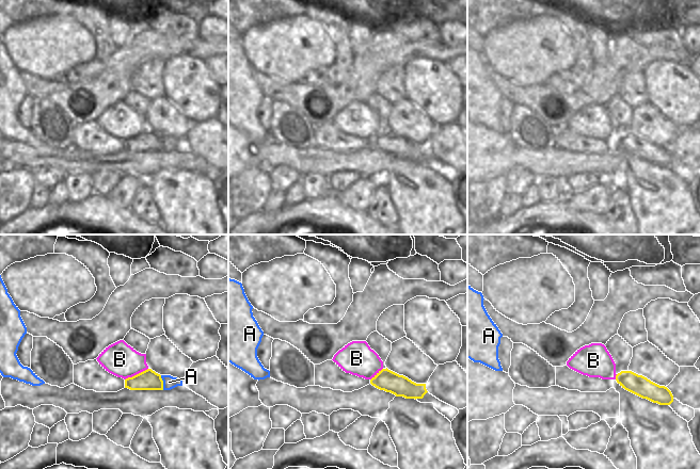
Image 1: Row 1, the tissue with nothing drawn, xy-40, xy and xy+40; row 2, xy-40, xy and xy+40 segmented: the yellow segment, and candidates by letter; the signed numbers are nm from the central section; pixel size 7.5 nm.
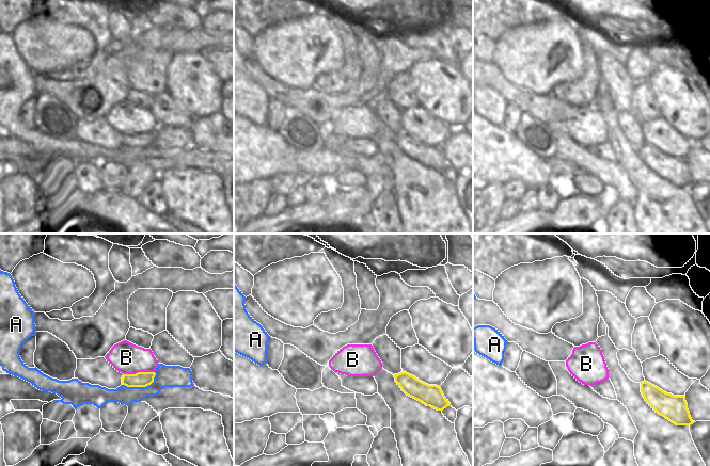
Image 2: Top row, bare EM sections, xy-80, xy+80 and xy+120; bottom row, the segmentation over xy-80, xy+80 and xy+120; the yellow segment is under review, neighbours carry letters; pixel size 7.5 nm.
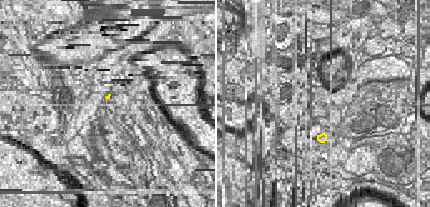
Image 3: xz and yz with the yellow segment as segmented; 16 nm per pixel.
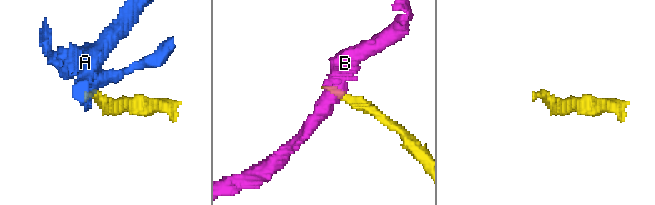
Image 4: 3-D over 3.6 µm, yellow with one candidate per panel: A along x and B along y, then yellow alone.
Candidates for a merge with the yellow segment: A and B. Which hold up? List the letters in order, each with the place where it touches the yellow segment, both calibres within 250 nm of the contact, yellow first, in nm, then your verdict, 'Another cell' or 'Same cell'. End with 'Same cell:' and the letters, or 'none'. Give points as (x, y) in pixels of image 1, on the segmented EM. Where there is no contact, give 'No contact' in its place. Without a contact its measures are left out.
A: Touches yellow at xy-40 (162, 383). Thickness 160 nm (yellow) against 100 nm. Another cell
B: Touches yellow at xy-40 (137, 374). Thickness 160 nm (yellow) against 260 nm. Another cell
Same cell: none

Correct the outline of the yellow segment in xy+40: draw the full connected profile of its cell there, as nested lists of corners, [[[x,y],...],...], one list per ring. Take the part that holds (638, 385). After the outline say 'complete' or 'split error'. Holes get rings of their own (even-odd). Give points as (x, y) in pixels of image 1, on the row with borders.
[[[621,371],[616,375],[616,381],[625,390],[653,403],[670,405],[673,402],[673,395],[667,387],[632,371]]]; complete

